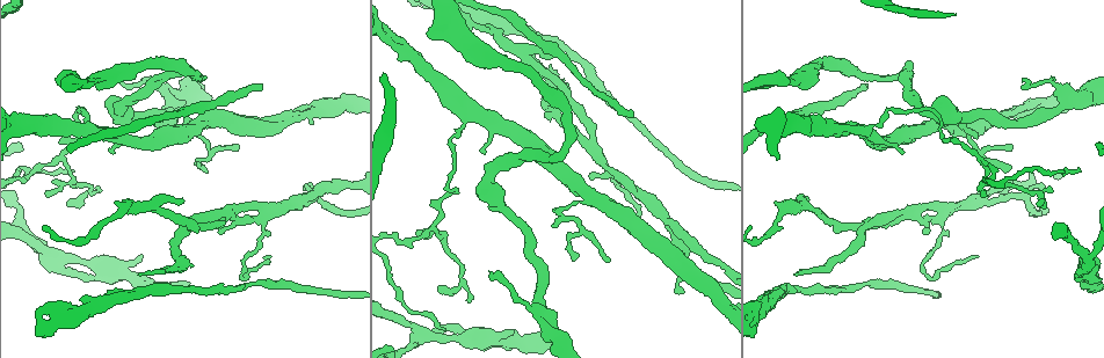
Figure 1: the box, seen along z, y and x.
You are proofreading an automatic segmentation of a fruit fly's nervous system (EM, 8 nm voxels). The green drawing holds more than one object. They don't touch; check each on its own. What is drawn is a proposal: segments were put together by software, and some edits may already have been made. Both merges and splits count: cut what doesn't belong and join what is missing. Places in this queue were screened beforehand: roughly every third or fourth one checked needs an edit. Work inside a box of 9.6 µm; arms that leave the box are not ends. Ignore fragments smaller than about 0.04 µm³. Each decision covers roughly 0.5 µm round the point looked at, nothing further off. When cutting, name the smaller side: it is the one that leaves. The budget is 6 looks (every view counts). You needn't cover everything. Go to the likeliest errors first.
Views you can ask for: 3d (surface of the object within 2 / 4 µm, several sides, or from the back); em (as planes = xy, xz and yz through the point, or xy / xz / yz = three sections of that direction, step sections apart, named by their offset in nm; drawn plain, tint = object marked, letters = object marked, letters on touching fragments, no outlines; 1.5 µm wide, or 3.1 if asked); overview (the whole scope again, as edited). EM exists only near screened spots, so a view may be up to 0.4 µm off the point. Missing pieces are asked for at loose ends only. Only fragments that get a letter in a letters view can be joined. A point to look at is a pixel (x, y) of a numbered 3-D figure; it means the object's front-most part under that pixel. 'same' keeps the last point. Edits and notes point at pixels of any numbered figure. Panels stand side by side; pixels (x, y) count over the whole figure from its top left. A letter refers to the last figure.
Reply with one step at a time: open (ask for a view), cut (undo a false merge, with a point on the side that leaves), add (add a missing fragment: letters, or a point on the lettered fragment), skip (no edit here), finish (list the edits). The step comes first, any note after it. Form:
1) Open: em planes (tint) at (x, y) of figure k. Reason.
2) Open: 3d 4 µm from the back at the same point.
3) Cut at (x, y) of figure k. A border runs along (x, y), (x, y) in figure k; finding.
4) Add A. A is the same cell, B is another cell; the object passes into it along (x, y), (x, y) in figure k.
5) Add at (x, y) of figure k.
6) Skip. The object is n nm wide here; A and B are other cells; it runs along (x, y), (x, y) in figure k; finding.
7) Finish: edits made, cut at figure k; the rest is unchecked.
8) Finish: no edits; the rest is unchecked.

Open: 3d 4 µm at (262, 83) of figure 1. Thin end.

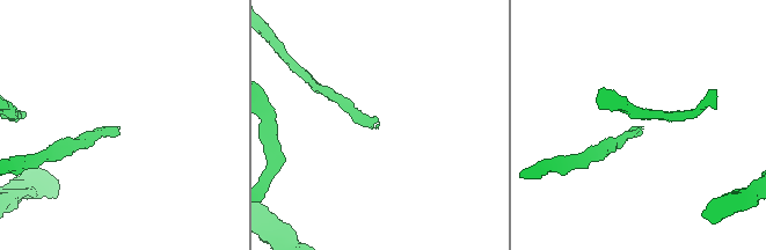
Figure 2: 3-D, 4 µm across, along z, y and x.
Open: em yz step 4 (letters) at (118, 129) of figure 2. Shape alone is not enough.

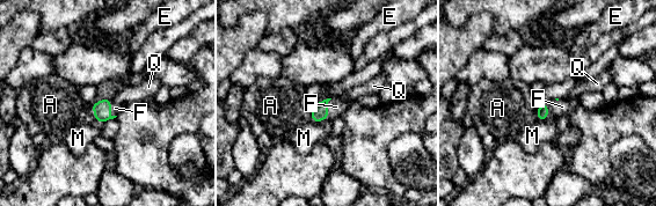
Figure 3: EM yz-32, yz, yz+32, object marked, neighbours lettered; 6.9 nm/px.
Open: em planes (letters) at the same point.

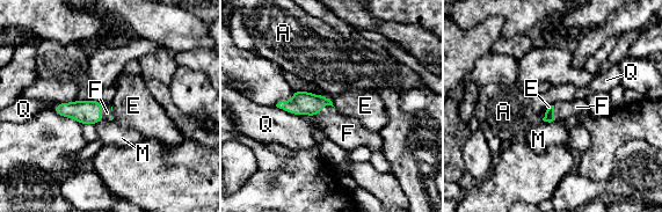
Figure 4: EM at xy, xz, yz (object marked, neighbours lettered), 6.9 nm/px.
Add F. F is the same cell, A, E, M and Q are other cells; the object passes into it along (303, 103), (324, 106), (346, 132) in figure 4; it goes on there.

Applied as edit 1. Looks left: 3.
Open: em xz step 8 (tint) at (513, 333) of figure 1. An open end.

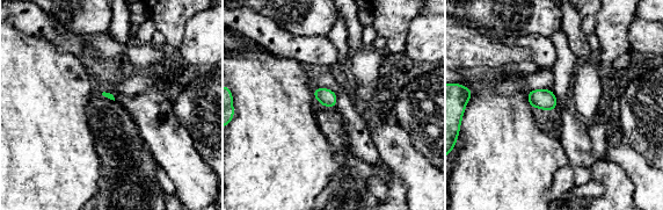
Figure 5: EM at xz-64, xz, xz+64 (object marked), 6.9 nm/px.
Open: em yz step 4 (letters) at the same point.

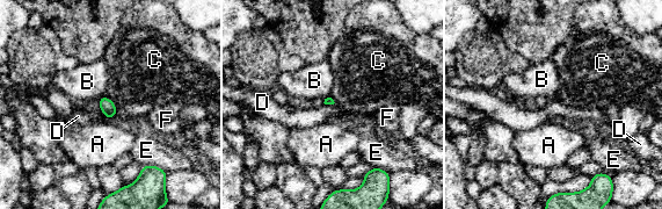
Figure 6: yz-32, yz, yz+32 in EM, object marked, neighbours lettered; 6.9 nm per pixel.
Skip. A, B, C, D, E and F are other cells; a border runs along (99, 107), (106, 119) in figure 6; no lettered fragment goes on from it.

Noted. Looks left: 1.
Finish: edits made, add at figure 4; the rest is unchecked.

